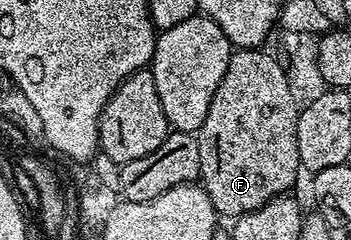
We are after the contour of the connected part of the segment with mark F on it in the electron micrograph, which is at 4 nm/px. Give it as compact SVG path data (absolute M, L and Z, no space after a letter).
M239 48L229 59L227 74L211 98L211 110L207 110L207 122L197 131L200 183L211 198L213 208L222 217L245 216L251 210L261 208L268 200L286 195L294 187L301 159L297 145L297 114L299 100L289 85L286 65L281 64L261 48Z

